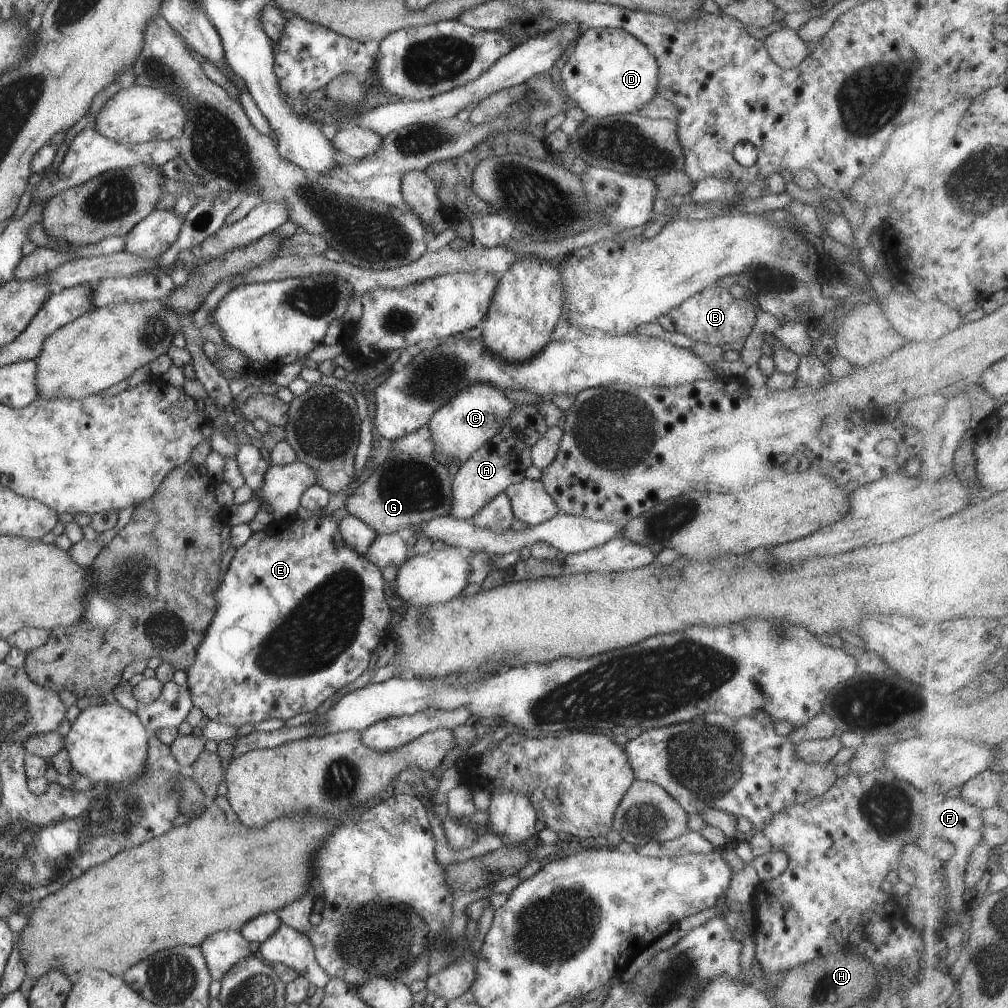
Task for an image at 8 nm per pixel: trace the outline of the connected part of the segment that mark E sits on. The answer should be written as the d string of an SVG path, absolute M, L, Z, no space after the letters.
M313 514L306 520L301 520L297 516L289 516L286 519L276 516L265 528L252 532L247 542L236 548L229 566L213 594L215 614L195 650L193 664L185 670L185 687L191 695L193 707L199 708L205 718L217 722L217 724L238 727L243 724L253 725L269 718L285 721L297 714L311 712L345 684L353 682L357 676L363 674L367 670L371 653L378 643L383 644L390 640L389 626L393 617L385 596L383 596L385 594L383 592L384 582L381 571L379 571L380 568L373 566L365 555L357 554L343 542L343 538L340 536L339 520L335 520L333 516L320 517L318 514Z

